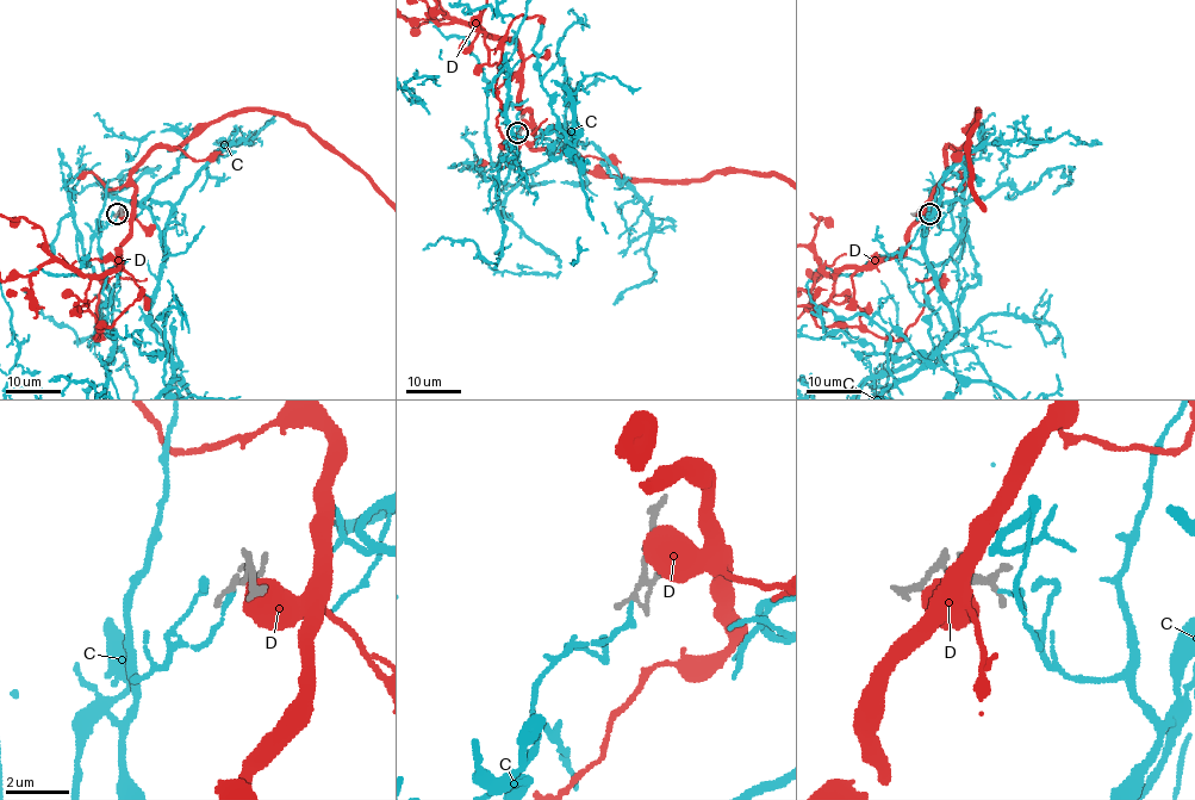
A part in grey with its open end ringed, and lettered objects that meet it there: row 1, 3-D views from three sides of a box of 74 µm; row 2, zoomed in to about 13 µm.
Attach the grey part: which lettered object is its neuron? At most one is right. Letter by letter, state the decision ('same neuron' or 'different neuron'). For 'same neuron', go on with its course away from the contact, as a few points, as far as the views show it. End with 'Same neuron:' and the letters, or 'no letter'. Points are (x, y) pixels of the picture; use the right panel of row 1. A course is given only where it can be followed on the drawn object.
C: same neuron
D: different neuron
Same neuron: C

